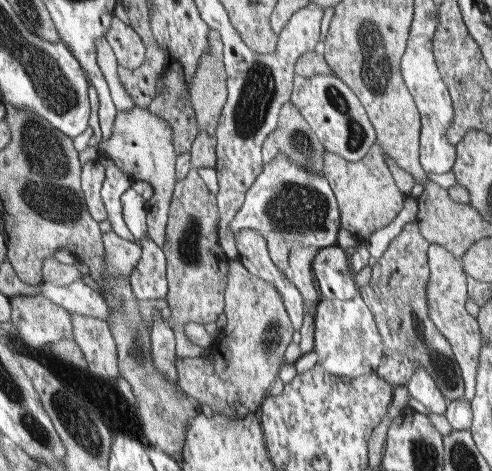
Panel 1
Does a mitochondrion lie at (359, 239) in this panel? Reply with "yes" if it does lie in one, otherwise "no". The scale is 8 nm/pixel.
no

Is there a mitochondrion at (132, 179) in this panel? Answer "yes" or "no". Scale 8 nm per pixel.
no

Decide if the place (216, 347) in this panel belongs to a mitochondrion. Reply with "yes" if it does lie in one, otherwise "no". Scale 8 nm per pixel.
no

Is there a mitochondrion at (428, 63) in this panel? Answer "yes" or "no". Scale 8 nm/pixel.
no

